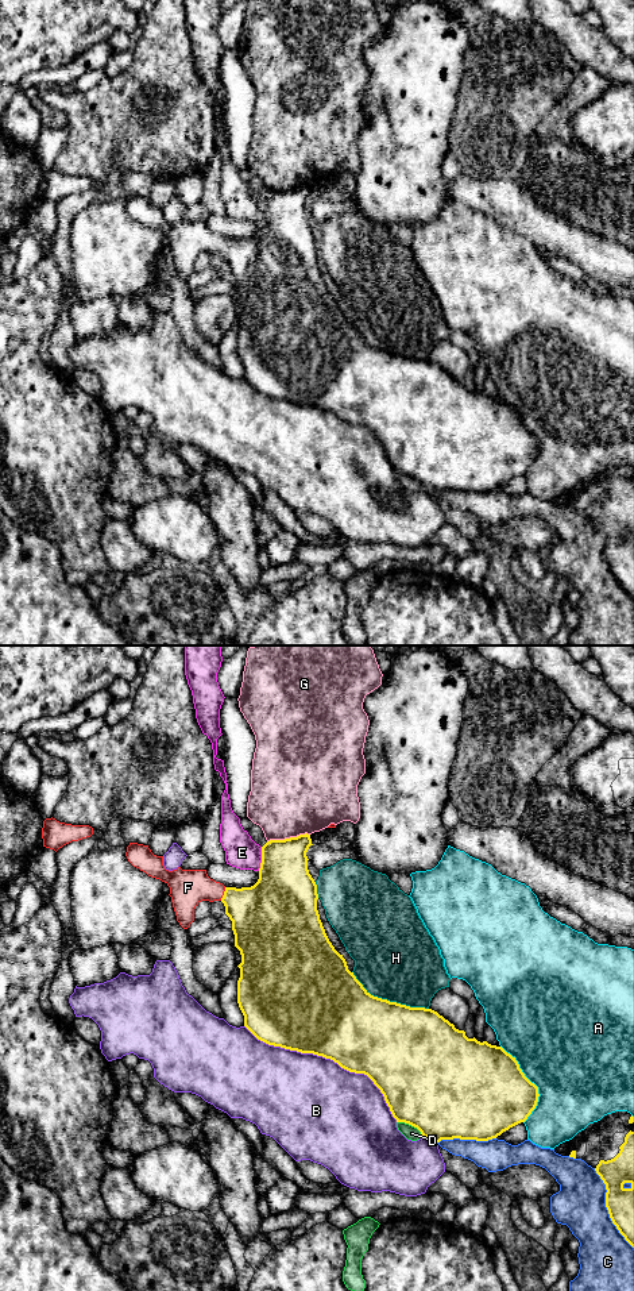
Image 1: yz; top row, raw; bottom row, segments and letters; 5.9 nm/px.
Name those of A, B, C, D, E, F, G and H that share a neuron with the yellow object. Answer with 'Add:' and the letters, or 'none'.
Add: F

